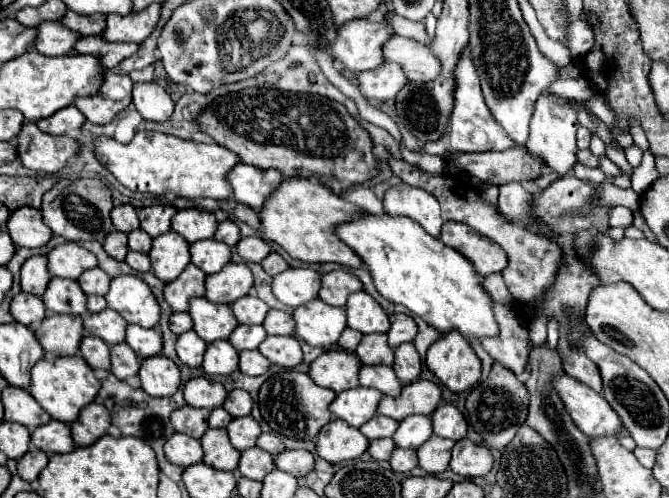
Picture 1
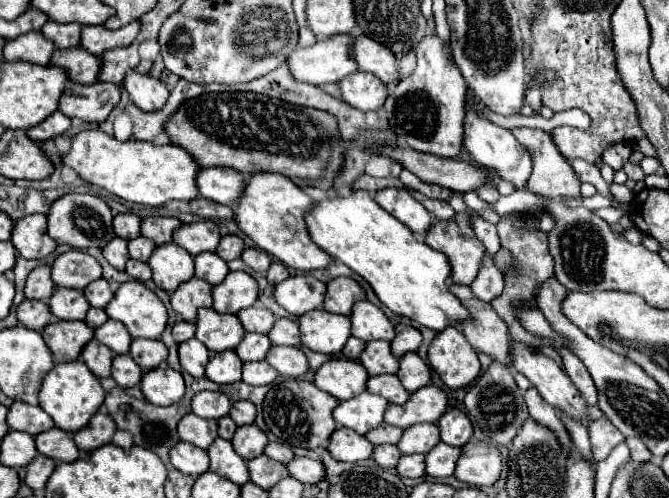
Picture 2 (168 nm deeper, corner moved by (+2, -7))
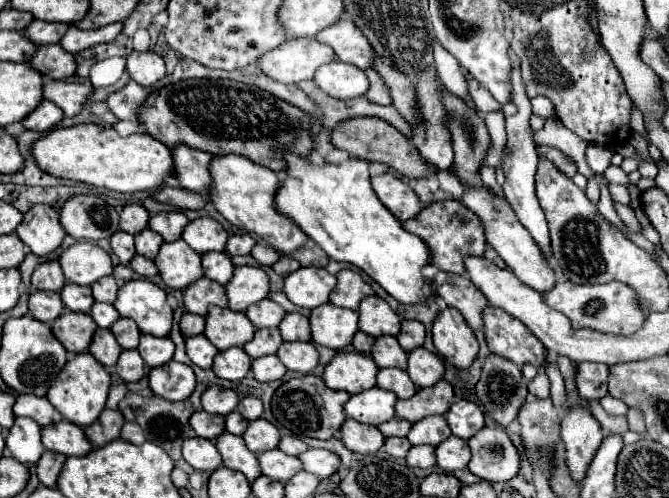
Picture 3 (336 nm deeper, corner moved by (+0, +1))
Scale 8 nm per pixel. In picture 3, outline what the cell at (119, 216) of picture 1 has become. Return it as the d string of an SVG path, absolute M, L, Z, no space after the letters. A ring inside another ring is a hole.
M129 204L119 214L119 228L133 236L139 234L143 228L147 228L147 222L149 222L149 212L139 204Z

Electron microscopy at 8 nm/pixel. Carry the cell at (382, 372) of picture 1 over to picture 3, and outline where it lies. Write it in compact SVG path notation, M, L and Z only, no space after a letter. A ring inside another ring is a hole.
M381 368L377 374L377 386L395 392L397 398L411 398L417 392L409 374L401 368Z

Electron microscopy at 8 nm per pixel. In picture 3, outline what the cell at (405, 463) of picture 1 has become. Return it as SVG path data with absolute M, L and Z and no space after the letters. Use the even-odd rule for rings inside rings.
M413 446L405 458L407 466L433 468L435 466L435 446Z

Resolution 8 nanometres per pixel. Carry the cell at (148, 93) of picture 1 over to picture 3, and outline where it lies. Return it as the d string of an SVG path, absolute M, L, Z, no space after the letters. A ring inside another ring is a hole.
M135 50L127 56L127 72L131 80L139 82L145 88L153 86L167 74L161 56L157 56L155 52L135 52Z

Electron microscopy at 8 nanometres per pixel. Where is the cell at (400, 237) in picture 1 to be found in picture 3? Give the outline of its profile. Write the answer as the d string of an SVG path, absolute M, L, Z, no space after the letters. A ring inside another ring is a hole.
M285 154L287 158L287 178L283 178L281 188L277 192L277 210L283 212L285 216L293 218L295 224L311 238L315 240L329 258L337 262L349 262L363 272L367 272L387 294L391 294L397 302L401 304L423 304L427 302L427 280L423 276L423 268L431 264L431 252L427 244L419 236L413 236L411 232L405 232L401 228L401 222L381 204L377 194L371 188L369 182L369 166L371 162L363 160L351 160L345 164L323 164L315 166L309 160L295 156L295 154Z

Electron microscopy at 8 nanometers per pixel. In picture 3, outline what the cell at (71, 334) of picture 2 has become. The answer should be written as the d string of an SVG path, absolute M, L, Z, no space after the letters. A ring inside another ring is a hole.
M63 312L51 326L55 338L65 346L67 352L85 352L97 326L89 314Z

